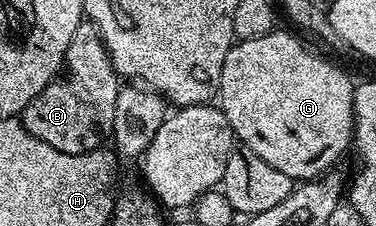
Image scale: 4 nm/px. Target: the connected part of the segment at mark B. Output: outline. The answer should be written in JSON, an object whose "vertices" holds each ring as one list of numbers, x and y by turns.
{"vertices":[[81,22,74,37,70,37,70,49,66,49,60,74,22,112,24,128,38,137,38,141,54,145,58,153,81,155,97,150,103,144,100,142,112,134,114,109,121,86,121,80,95,25]]}

